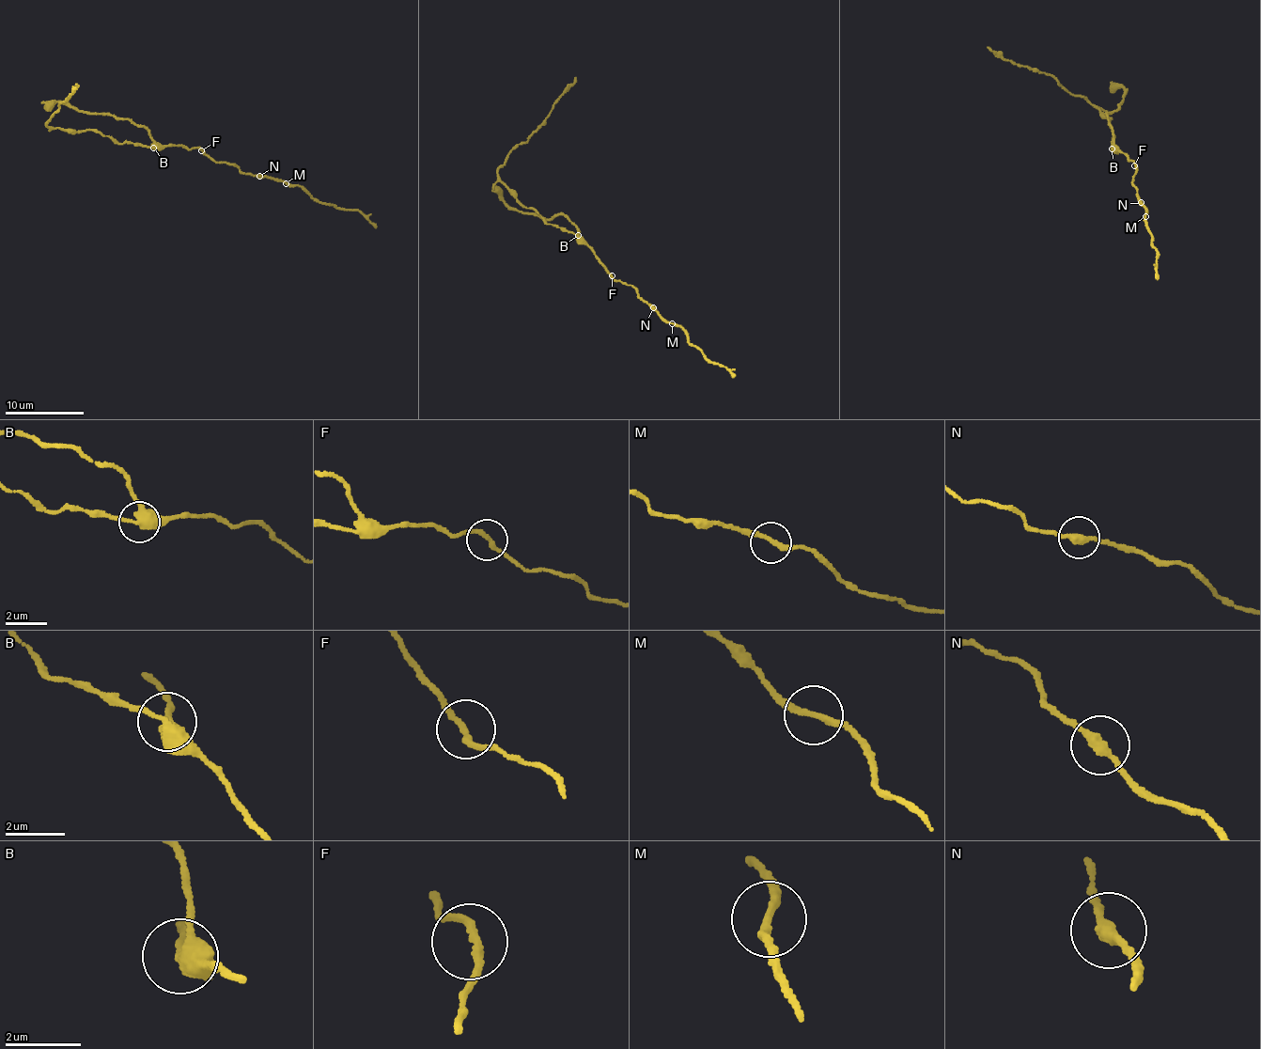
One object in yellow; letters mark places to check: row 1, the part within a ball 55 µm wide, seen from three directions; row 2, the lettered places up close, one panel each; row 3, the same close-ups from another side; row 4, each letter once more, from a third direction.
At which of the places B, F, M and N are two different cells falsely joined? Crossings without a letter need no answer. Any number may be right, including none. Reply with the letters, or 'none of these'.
B

